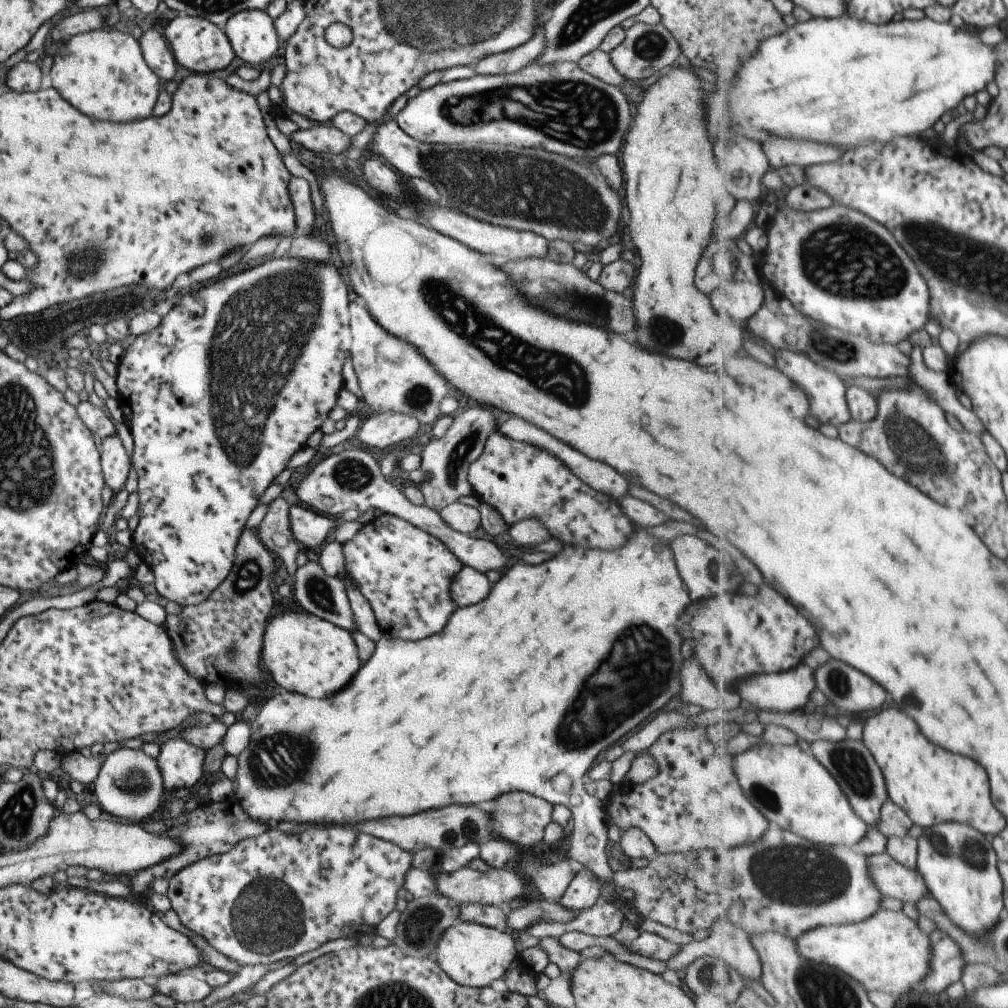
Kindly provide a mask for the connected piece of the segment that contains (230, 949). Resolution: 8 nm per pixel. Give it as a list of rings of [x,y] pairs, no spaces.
[[[313,828],[297,834],[283,834],[278,830],[265,831],[257,835],[257,838],[246,838],[240,840],[233,848],[227,852],[206,856],[205,858],[192,862],[189,866],[178,870],[169,880],[165,896],[169,899],[170,908],[177,914],[181,924],[201,936],[215,952],[221,956],[229,958],[243,966],[255,966],[255,964],[269,964],[285,962],[293,959],[303,952],[309,952],[321,946],[324,942],[335,940],[336,938],[345,938],[345,936],[358,935],[358,938],[364,933],[372,932],[375,925],[387,916],[394,909],[395,900],[403,893],[403,877],[407,869],[412,866],[412,854],[400,849],[397,845],[391,844],[386,840],[355,832],[355,830],[343,830],[343,828]]]

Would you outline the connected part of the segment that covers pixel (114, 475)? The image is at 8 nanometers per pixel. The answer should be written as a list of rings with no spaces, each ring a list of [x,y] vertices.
[[[115,434],[98,440],[98,451],[104,484],[115,494],[123,487],[131,468],[127,452]]]

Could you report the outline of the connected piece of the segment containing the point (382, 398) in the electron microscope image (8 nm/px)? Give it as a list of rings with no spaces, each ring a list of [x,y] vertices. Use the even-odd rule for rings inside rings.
[[[348,302],[350,324],[350,360],[359,381],[362,400],[370,413],[401,413],[409,415],[422,424],[435,423],[440,417],[438,405],[450,386],[437,371],[405,342],[391,338],[381,328],[369,311],[355,302]]]

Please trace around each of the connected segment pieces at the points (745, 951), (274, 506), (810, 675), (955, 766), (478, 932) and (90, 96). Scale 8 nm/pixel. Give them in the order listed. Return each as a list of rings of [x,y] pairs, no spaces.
[[[715,919],[709,930],[701,935],[700,939],[684,944],[675,956],[664,962],[664,966],[675,971],[688,967],[689,964],[695,962],[695,960],[701,960],[701,958],[726,960],[740,972],[744,981],[745,977],[749,977],[759,979],[762,983],[762,962],[759,953],[750,941],[749,933],[742,926],[736,925],[729,919]]]
[[[282,497],[273,499],[268,504],[268,510],[262,521],[255,528],[260,543],[281,558],[287,574],[292,577],[296,567],[295,554],[300,545],[290,529],[289,507]]]
[[[803,663],[791,671],[753,675],[749,680],[737,685],[737,691],[743,701],[750,703],[752,707],[759,707],[766,711],[777,711],[778,713],[801,712],[801,708],[805,708],[809,704],[811,694],[817,688],[815,670]]]
[[[891,706],[885,708],[883,714],[869,717],[864,723],[862,740],[883,771],[890,799],[901,806],[917,826],[928,829],[953,821],[995,836],[1007,826],[1005,816],[991,800],[987,770],[967,756],[931,744],[905,710]]]
[[[457,920],[437,939],[434,961],[455,984],[475,988],[489,987],[493,980],[502,979],[504,974],[513,968],[515,956],[519,951],[513,943],[513,935],[491,927]]]
[[[105,25],[83,34],[73,33],[60,47],[59,53],[52,56],[49,80],[65,102],[97,120],[131,122],[151,117],[151,109],[163,83],[145,64],[135,38]]]

